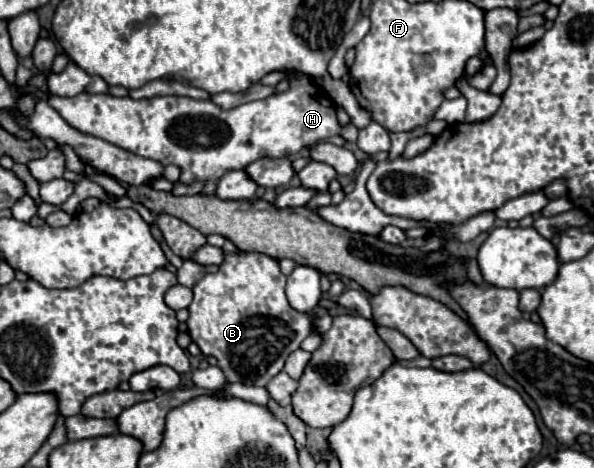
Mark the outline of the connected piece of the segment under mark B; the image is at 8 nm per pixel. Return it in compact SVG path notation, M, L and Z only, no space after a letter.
M233 242L223 244L223 262L213 274L205 274L193 286L193 302L189 304L189 334L203 354L213 354L229 384L241 382L247 386L267 386L267 382L283 370L291 352L311 334L313 312L297 312L285 296L285 274L279 270L279 260L259 252L241 252Z

